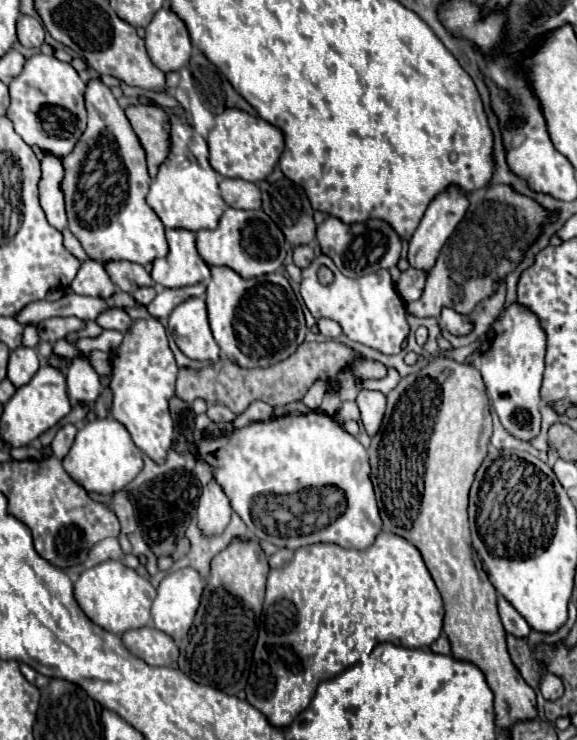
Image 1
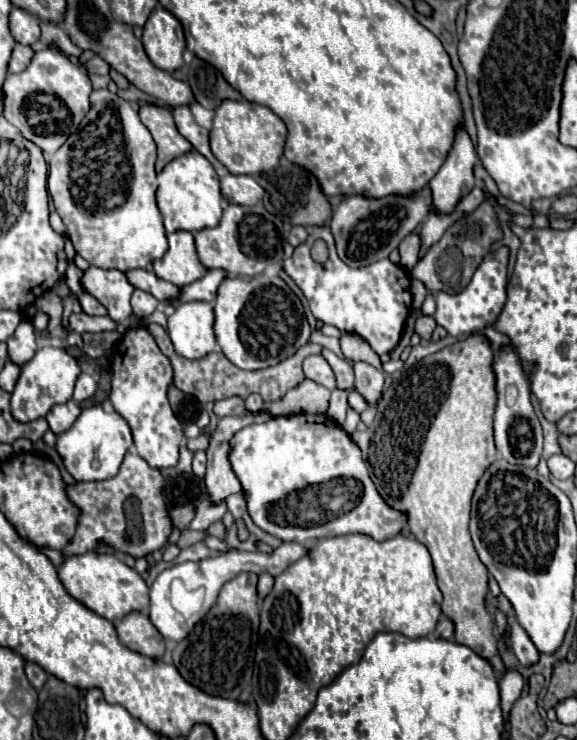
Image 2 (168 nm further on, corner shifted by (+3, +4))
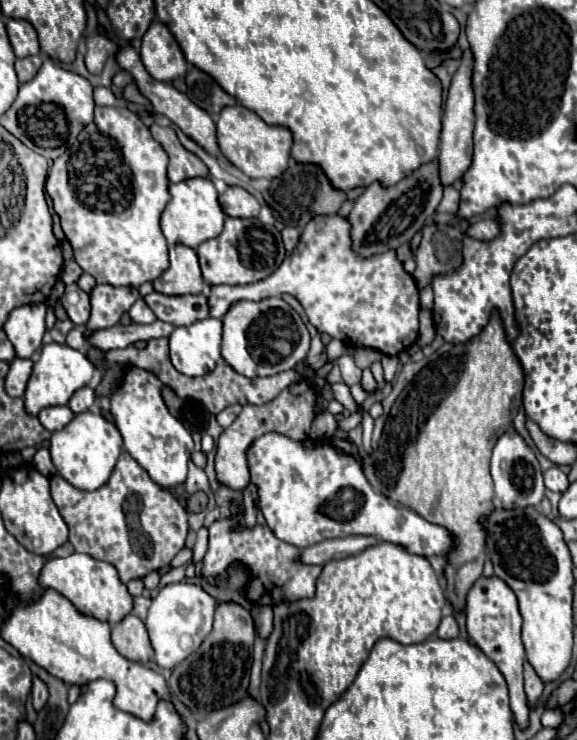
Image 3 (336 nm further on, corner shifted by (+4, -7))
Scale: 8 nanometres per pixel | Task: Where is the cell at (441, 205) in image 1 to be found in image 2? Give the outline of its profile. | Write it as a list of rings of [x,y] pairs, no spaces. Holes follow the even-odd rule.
[[[458,126],[454,144],[444,164],[440,166],[436,176],[430,180],[434,210],[452,212],[452,208],[456,206],[456,200],[460,200],[460,196],[466,196],[474,188],[472,168],[476,160],[478,160],[476,150],[466,128]]]

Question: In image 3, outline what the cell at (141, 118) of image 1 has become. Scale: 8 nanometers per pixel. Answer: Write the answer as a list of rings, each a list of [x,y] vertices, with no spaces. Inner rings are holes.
[[[153,123],[149,127],[149,131],[169,157],[167,177],[171,183],[179,183],[179,181],[189,179],[189,177],[207,177],[209,175],[205,163],[179,143],[179,139],[171,127],[161,127],[161,125]]]

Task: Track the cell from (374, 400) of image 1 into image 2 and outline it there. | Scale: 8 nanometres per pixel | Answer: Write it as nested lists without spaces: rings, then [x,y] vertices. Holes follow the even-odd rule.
[[[356,362],[354,376],[356,376],[356,382],[354,382],[356,392],[360,392],[368,404],[376,404],[382,394],[384,374],[366,362]]]

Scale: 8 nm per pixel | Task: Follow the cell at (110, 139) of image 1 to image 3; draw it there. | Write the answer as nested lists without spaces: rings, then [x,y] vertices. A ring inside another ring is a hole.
[[[95,107],[95,119],[93,123],[89,123],[81,135],[79,135],[79,149],[71,155],[67,155],[65,159],[65,153],[53,161],[51,169],[49,169],[49,175],[47,175],[47,195],[51,197],[53,201],[53,211],[59,215],[61,219],[61,229],[67,237],[67,241],[71,243],[73,247],[73,255],[75,255],[75,261],[79,263],[79,267],[93,275],[97,283],[109,283],[109,285],[129,285],[129,287],[139,287],[143,285],[145,281],[153,281],[157,279],[167,267],[169,267],[169,257],[167,257],[167,243],[165,243],[165,237],[161,233],[161,225],[159,225],[159,217],[161,217],[161,211],[163,207],[167,205],[169,201],[169,193],[167,193],[167,155],[163,151],[163,147],[151,137],[149,129],[141,123],[141,119],[129,111],[127,107]]]

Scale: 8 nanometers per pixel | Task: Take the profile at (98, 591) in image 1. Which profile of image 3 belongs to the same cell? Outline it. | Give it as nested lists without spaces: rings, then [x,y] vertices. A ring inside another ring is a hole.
[[[73,553],[69,557],[61,557],[61,559],[49,559],[41,571],[39,585],[41,585],[41,589],[51,587],[51,589],[59,591],[83,615],[93,615],[95,619],[107,621],[109,625],[123,621],[123,617],[129,615],[133,609],[133,597],[127,591],[127,585],[121,583],[115,567],[111,567],[105,561],[83,555],[83,553]]]

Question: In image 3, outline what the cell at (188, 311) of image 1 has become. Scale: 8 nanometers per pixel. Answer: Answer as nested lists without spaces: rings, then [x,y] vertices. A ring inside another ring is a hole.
[[[207,317],[187,327],[175,327],[169,335],[171,363],[189,377],[209,373],[221,359],[221,321]]]

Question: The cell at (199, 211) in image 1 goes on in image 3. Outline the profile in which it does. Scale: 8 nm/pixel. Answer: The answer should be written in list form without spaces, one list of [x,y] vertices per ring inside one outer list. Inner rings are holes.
[[[193,177],[181,183],[171,183],[169,195],[171,199],[165,211],[161,213],[161,229],[169,245],[181,243],[181,245],[195,249],[199,243],[207,239],[215,239],[221,233],[225,213],[217,201],[217,191],[209,177]]]

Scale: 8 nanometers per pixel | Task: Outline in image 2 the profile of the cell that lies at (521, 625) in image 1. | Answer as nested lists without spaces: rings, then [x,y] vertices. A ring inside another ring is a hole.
[[[514,616],[508,618],[508,624],[510,624],[510,632],[512,632],[512,636],[510,636],[512,650],[514,650],[520,666],[532,666],[532,664],[536,664],[540,652],[536,650],[536,646],[528,638],[528,634],[520,628],[520,624],[514,620]]]

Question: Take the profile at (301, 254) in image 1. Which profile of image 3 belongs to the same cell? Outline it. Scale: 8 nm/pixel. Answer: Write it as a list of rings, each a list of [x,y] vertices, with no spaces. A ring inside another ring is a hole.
[[[285,227],[285,229],[281,231],[281,235],[283,235],[283,245],[285,245],[287,253],[291,253],[291,251],[297,247],[299,239],[301,239],[301,231],[295,229],[295,227]]]

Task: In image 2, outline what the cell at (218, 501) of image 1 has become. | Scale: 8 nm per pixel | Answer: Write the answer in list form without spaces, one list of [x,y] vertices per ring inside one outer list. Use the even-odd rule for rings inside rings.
[[[258,412],[258,414],[244,414],[244,416],[226,416],[218,422],[218,426],[210,438],[210,448],[206,450],[208,470],[206,470],[206,478],[204,478],[208,494],[214,502],[222,502],[226,496],[242,490],[240,480],[234,474],[230,458],[228,458],[232,436],[248,424],[266,422],[270,418],[272,418],[272,414]]]

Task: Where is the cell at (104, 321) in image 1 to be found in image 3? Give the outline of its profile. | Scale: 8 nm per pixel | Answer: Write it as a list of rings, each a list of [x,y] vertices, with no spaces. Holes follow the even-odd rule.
[[[77,283],[65,285],[65,293],[61,297],[61,303],[69,315],[69,319],[75,325],[85,325],[89,315],[91,315],[91,305],[89,305],[89,295],[77,287]]]

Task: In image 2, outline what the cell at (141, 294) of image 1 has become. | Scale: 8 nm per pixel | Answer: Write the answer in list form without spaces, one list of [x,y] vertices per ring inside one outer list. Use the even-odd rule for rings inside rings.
[[[134,290],[134,294],[132,294],[132,312],[140,320],[148,318],[156,308],[158,308],[158,300],[152,294],[148,294],[144,290]]]

